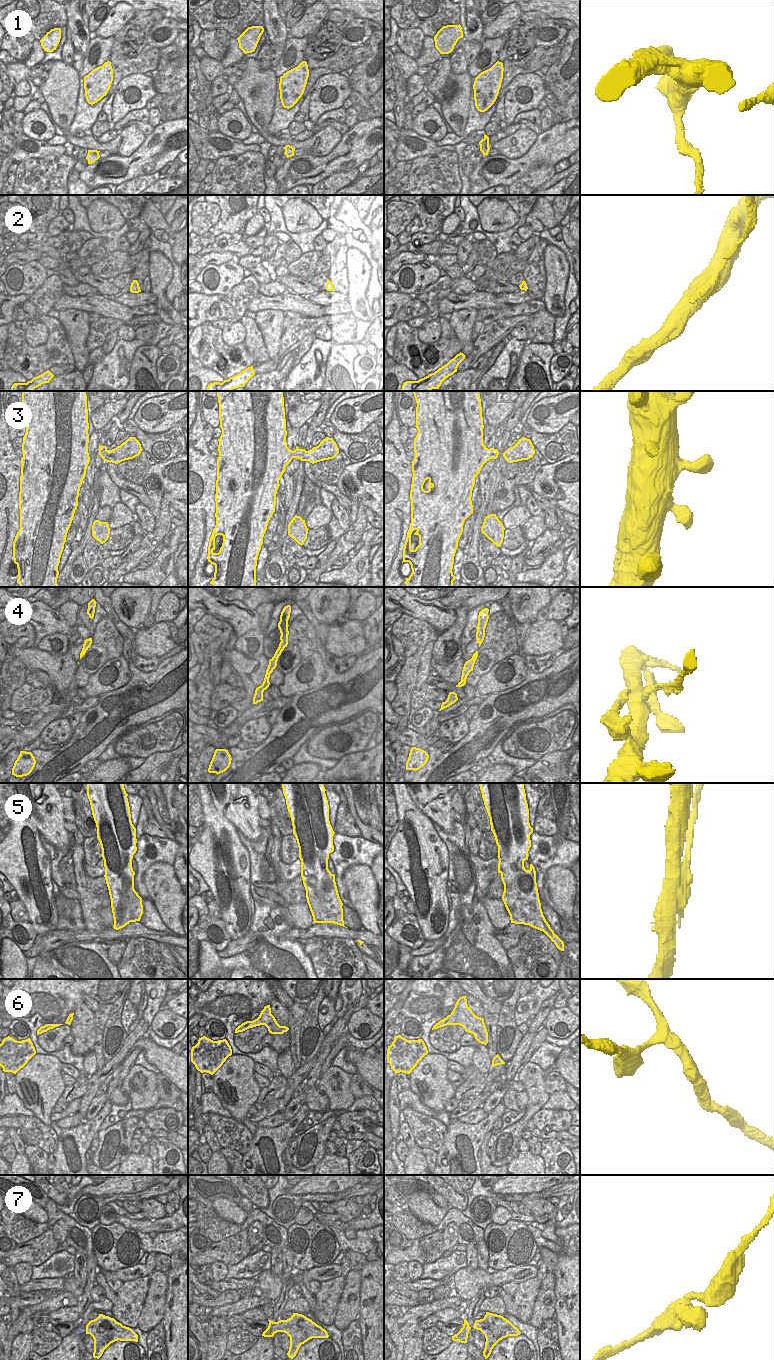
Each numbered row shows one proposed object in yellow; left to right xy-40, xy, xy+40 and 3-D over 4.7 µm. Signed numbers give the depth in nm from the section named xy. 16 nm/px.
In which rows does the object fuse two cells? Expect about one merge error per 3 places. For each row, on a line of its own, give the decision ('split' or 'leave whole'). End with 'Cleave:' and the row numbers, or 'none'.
1: split
2: split
3: leave whole
4: split
5: split
6: split
7: leave whole
Cleave: 1, 2, 4, 5, 6

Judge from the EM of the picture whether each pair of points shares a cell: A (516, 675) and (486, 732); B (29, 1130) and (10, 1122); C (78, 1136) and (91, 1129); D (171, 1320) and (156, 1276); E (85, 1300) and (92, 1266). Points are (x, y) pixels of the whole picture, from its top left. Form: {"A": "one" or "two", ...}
{"A": "two", "B": "two", "C": "one", "D": "two", "E": "one"}

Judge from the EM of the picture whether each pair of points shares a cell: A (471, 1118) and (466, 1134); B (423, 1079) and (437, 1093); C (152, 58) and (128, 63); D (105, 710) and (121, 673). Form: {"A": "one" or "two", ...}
{"A": "two", "B": "one", "C": "one", "D": "two"}

